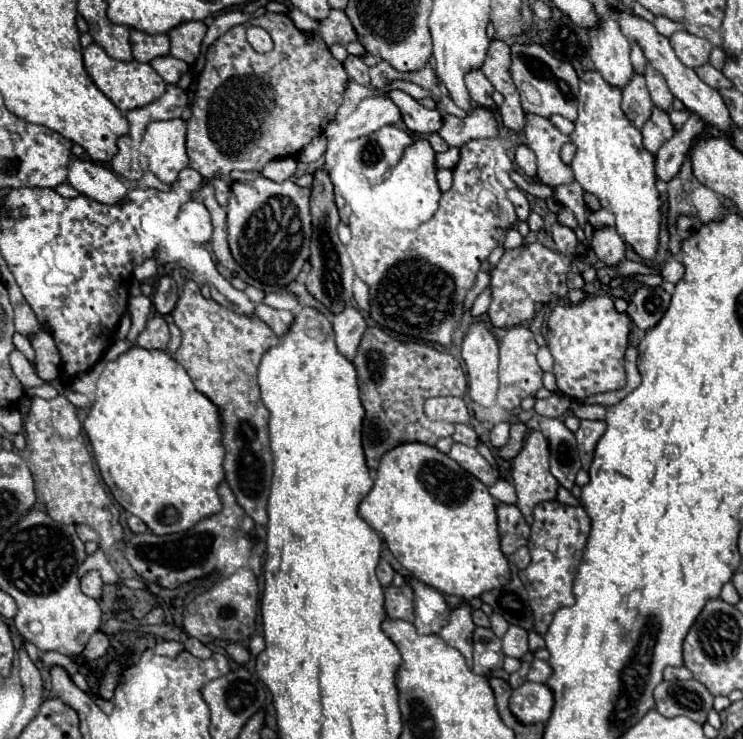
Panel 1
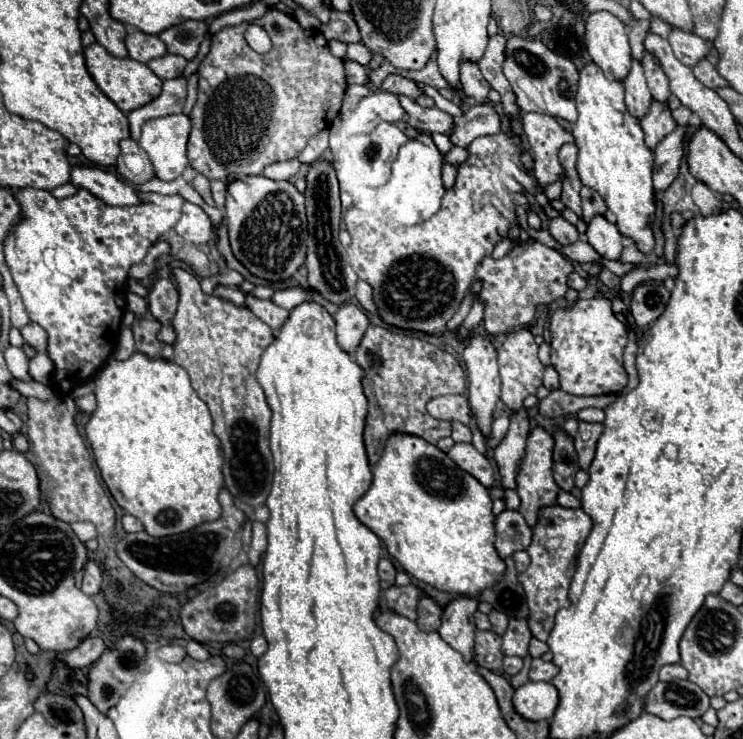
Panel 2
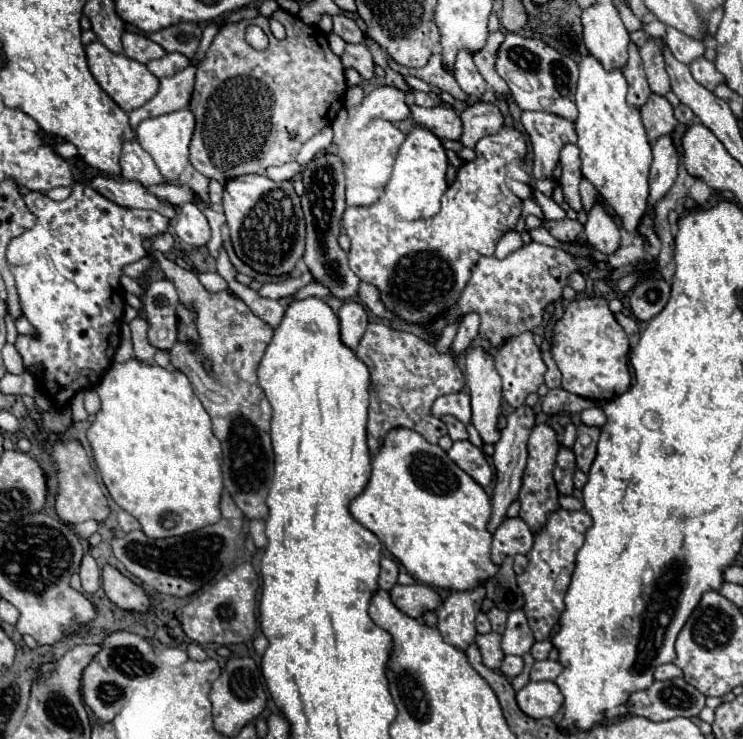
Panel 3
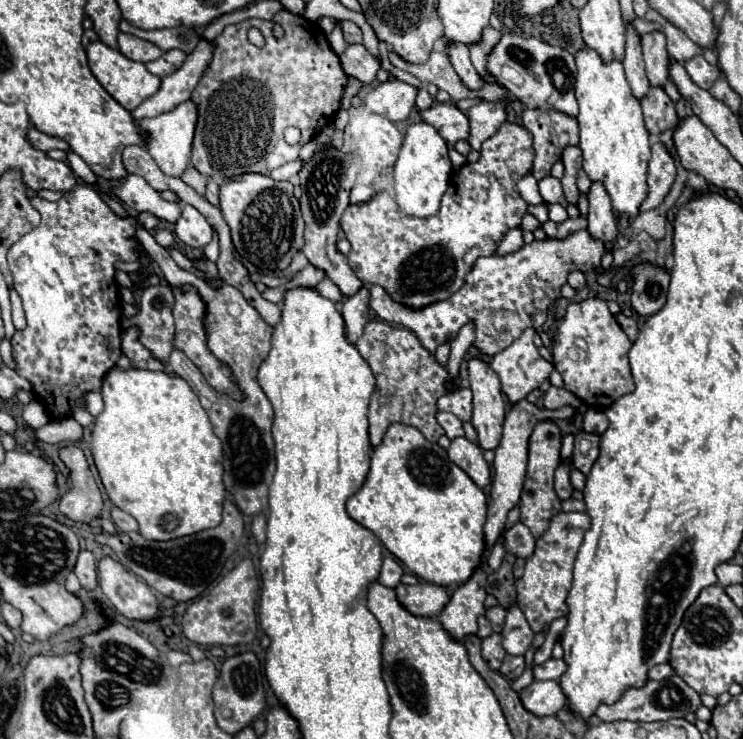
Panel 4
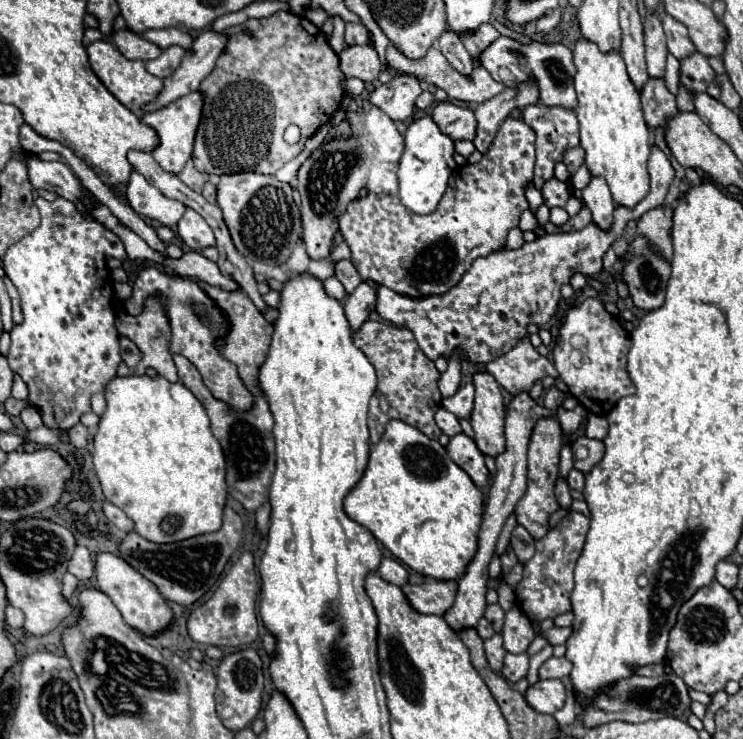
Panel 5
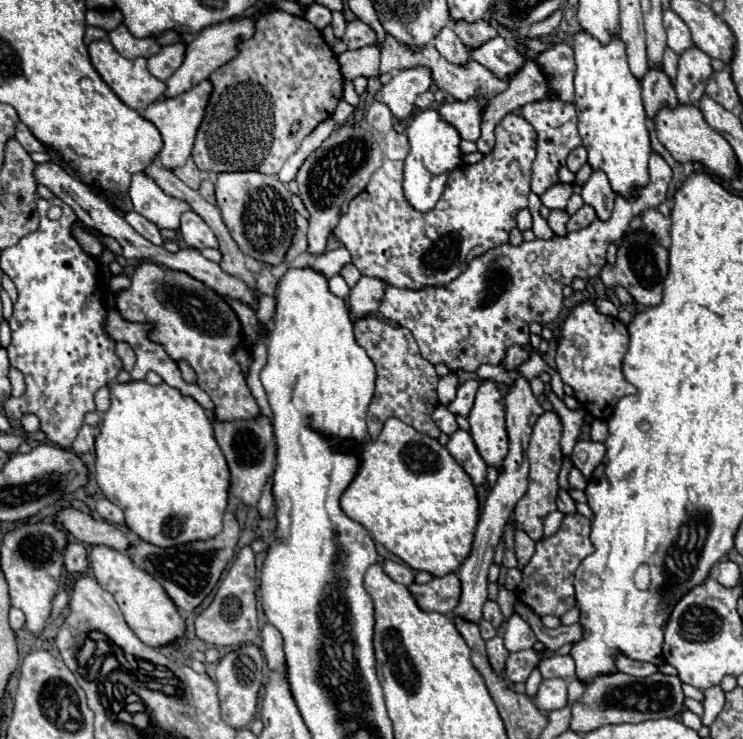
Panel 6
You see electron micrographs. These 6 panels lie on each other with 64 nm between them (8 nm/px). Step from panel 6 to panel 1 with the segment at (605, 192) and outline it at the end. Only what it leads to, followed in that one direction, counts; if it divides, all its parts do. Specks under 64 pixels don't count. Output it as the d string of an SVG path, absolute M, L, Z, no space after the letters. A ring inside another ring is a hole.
M596 228L592 232L590 248L594 250L594 254L604 264L614 266L614 264L618 264L618 262L624 260L626 242L620 238L620 234L616 232L616 228Z

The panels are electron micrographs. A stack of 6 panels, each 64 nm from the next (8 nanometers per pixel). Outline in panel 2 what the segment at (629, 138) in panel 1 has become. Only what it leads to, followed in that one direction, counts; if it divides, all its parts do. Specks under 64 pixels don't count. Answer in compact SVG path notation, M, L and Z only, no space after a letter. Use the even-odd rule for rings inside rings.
M594 62L580 70L580 86L576 94L578 120L572 134L578 146L578 176L584 186L594 188L618 218L616 226L632 238L640 252L654 248L650 222L654 220L654 190L652 190L652 150L644 144L644 130L624 104L624 84L608 80Z

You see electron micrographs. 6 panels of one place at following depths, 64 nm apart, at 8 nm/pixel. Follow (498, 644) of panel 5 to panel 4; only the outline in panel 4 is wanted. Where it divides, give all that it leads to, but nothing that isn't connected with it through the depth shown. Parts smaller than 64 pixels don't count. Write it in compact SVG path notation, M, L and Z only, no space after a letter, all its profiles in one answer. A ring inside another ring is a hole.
M492 634L492 636L482 640L482 656L484 656L484 660L488 662L488 666L492 670L500 668L502 660L506 656L506 652L502 648L502 636L500 634Z

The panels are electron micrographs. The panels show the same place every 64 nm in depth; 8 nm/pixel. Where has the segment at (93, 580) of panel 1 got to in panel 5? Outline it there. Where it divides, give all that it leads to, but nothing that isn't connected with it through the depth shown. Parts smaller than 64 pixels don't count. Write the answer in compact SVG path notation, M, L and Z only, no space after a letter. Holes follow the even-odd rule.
M76 546L72 558L68 560L68 572L74 574L78 580L90 580L94 574L94 562L92 554L86 546Z

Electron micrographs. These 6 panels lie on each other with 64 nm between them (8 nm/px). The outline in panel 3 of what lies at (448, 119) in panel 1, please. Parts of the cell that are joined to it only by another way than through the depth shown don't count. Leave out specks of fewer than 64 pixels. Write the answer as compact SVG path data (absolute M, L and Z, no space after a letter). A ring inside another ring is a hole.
M478 102L470 108L466 108L460 114L460 118L464 124L464 134L462 134L460 142L466 148L476 148L476 142L480 138L496 134L504 124L504 116L498 110L498 106L496 104L484 104L484 102Z

